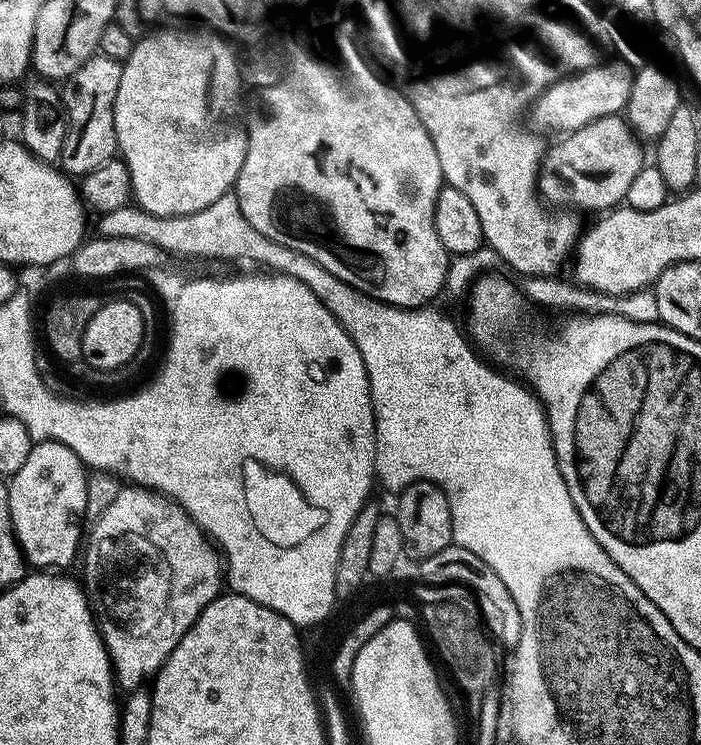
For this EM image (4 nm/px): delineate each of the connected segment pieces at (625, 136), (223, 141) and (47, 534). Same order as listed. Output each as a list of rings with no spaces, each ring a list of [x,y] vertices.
[[[623,115],[598,118],[578,130],[563,133],[556,139],[561,140],[547,145],[544,161],[540,164],[540,176],[536,179],[538,195],[545,205],[555,206],[560,210],[579,210],[581,213],[596,212],[595,214],[600,214],[625,203],[626,190],[630,190],[630,182],[634,182],[638,170],[642,170],[646,166],[646,160],[644,160],[645,145],[633,132]]]
[[[166,28],[139,37],[133,43],[136,45],[130,48],[123,61],[122,82],[118,82],[118,98],[114,98],[114,134],[116,135],[119,159],[123,160],[128,168],[134,203],[150,214],[181,216],[182,214],[194,214],[198,210],[206,210],[206,206],[210,206],[210,202],[218,202],[218,198],[229,195],[244,161],[244,147],[248,144],[248,134],[242,123],[242,112],[240,116],[242,68],[238,63],[237,53],[235,56],[231,46],[228,45],[229,41],[217,33],[207,30],[191,32],[188,28]]]
[[[41,440],[33,443],[18,474],[7,481],[12,533],[20,543],[20,553],[33,569],[68,570],[75,560],[77,563],[82,548],[80,524],[85,523],[88,478],[84,464],[70,446]]]

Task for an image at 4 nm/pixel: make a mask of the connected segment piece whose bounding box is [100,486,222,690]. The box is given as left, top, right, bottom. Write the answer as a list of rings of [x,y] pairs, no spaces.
[[[121,487],[114,502],[100,517],[104,524],[116,524],[116,532],[124,532],[124,536],[128,536],[128,544],[136,544],[140,552],[156,552],[156,548],[160,548],[160,552],[168,556],[168,564],[172,564],[172,592],[180,596],[180,612],[176,612],[176,620],[124,620],[124,624],[116,624],[116,640],[104,643],[108,648],[108,657],[112,659],[117,685],[131,690],[141,687],[147,676],[148,679],[155,677],[165,658],[174,646],[178,646],[186,630],[194,626],[202,610],[206,610],[206,606],[221,595],[222,556],[180,505],[149,488]]]

